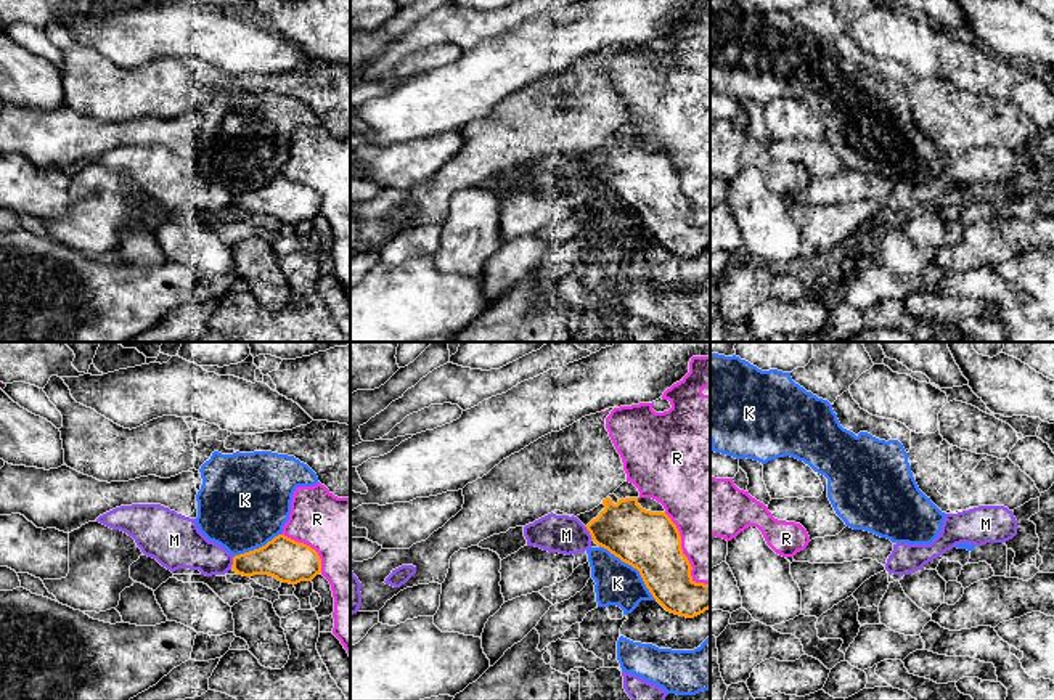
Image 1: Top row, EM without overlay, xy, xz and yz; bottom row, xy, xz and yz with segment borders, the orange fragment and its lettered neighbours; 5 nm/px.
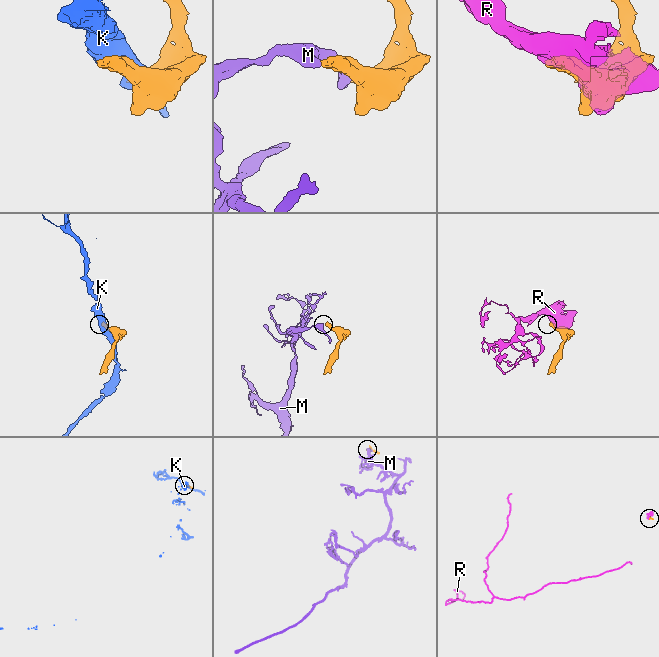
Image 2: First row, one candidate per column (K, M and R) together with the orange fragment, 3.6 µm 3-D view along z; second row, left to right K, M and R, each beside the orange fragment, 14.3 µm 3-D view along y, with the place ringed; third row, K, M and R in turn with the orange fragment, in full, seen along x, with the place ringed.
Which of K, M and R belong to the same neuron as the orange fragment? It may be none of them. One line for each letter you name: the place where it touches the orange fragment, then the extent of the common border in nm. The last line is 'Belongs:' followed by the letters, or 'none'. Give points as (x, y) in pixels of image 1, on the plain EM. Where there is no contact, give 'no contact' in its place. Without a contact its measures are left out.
Belongs: none

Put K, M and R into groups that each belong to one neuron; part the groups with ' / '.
K / M / R

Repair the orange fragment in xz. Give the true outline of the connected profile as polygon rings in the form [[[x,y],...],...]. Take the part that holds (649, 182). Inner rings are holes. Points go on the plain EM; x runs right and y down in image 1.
[[[612,133],[577,159],[598,186],[639,212],[667,252],[694,258],[710,249],[710,225],[692,220],[680,172],[665,153],[646,151],[638,138],[619,140]]]

